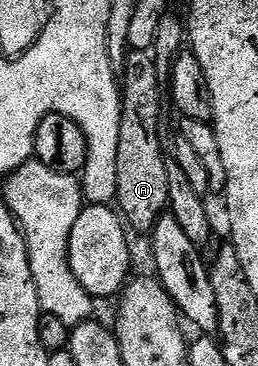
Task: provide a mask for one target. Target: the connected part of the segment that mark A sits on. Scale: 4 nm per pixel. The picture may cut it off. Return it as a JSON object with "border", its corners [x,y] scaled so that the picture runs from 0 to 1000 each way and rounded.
{"border":[[[550,134],[508,137],[473,191],[465,268],[473,336],[457,358],[457,522],[446,557],[477,601],[531,639],[554,642],[585,639],[620,593],[643,582],[659,533],[659,511],[643,511],[643,445],[636,443],[643,410],[620,399],[620,232],[628,232],[628,213],[612,205],[601,153]]]}

